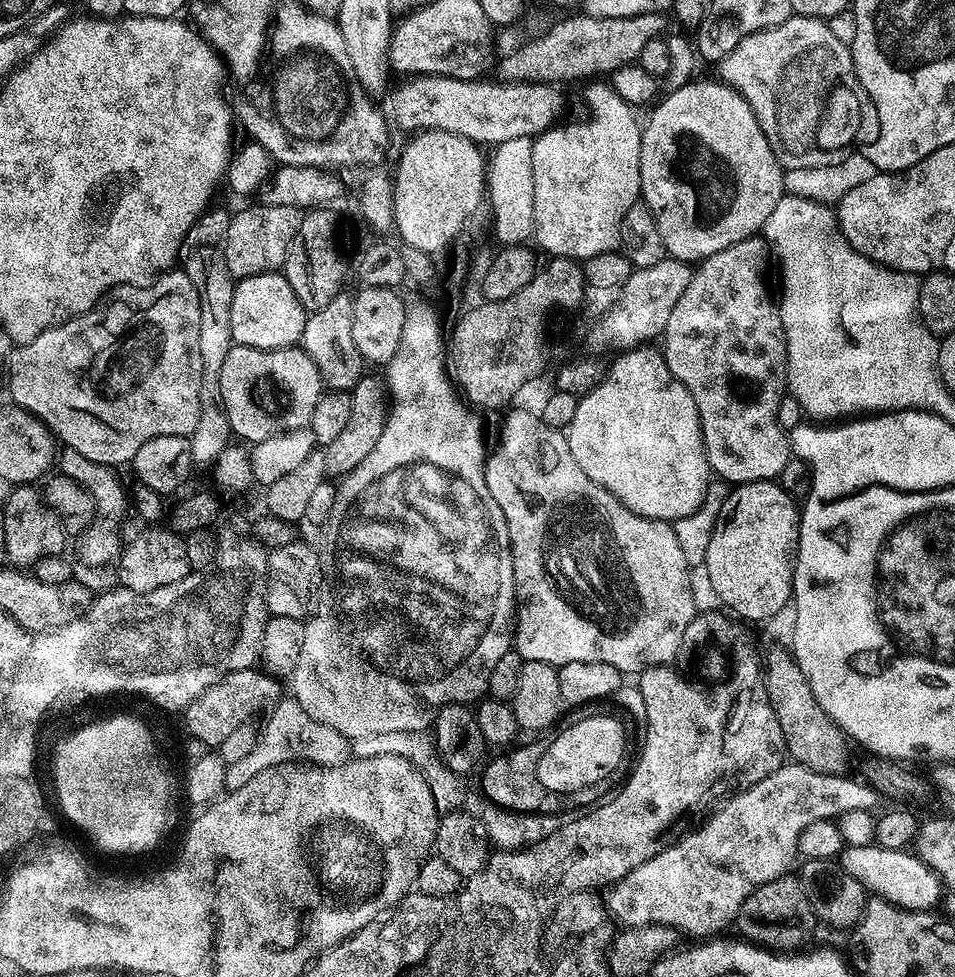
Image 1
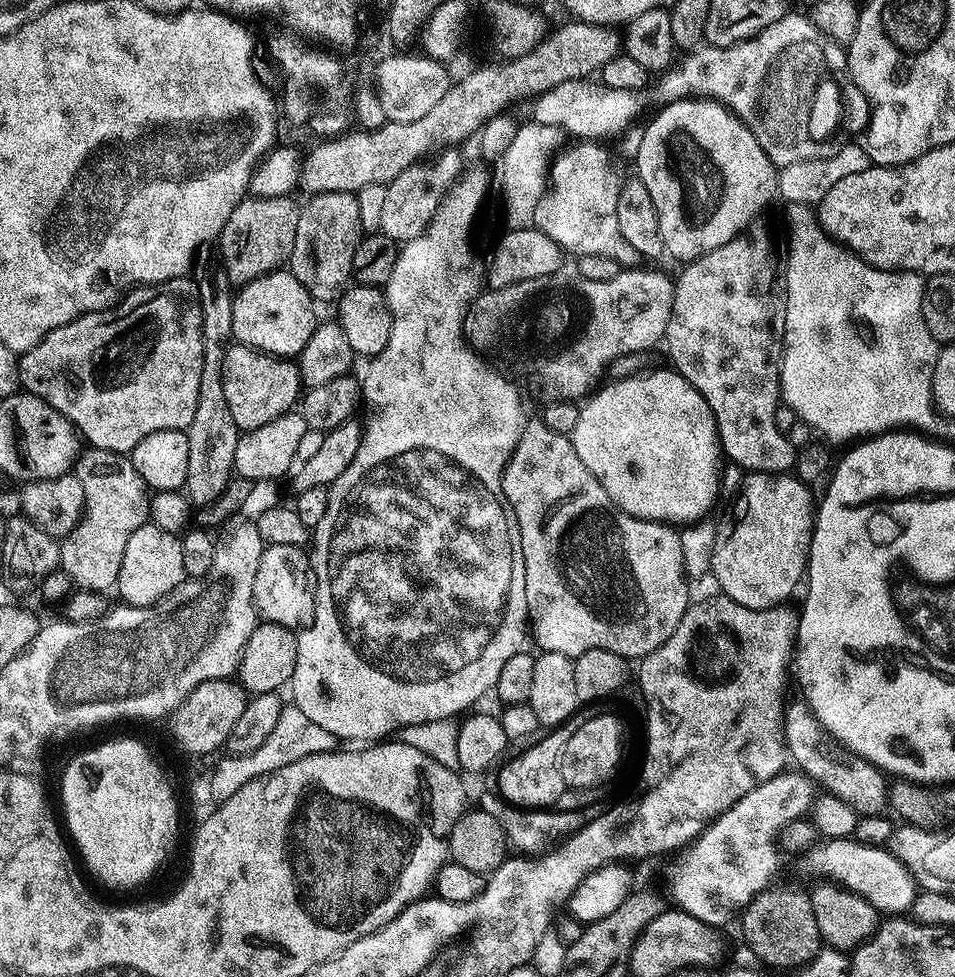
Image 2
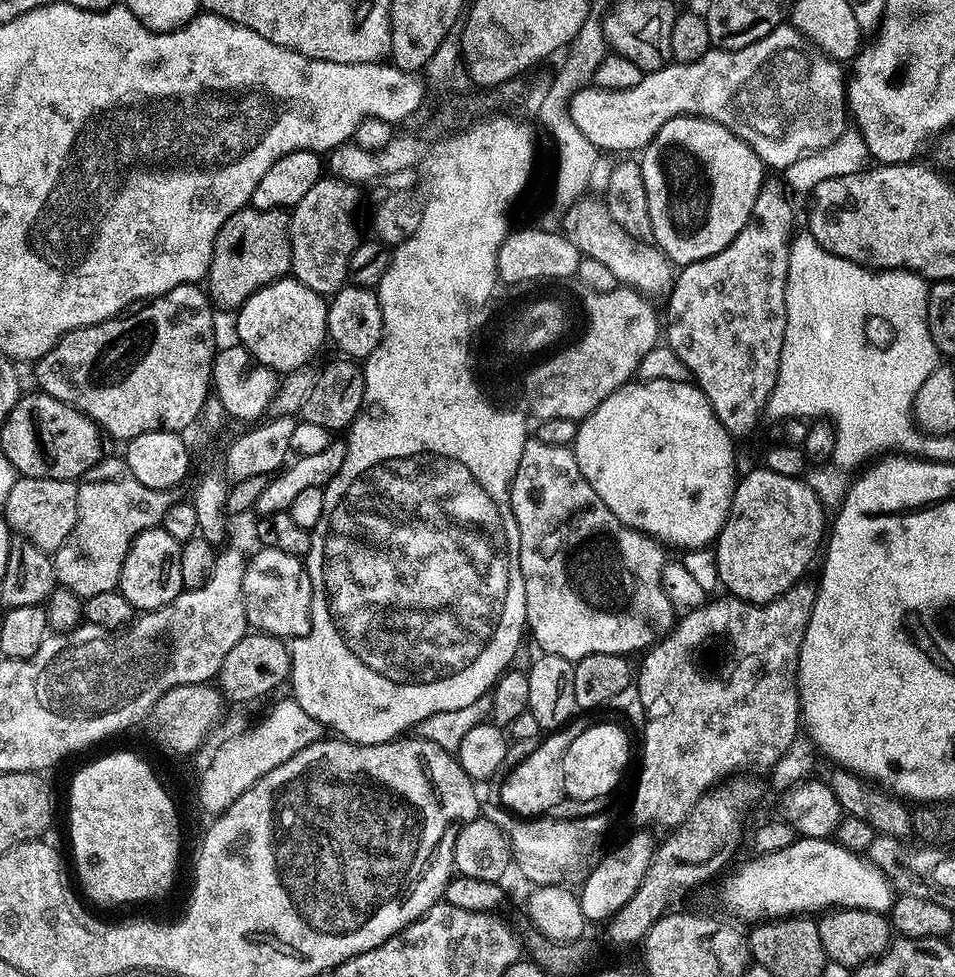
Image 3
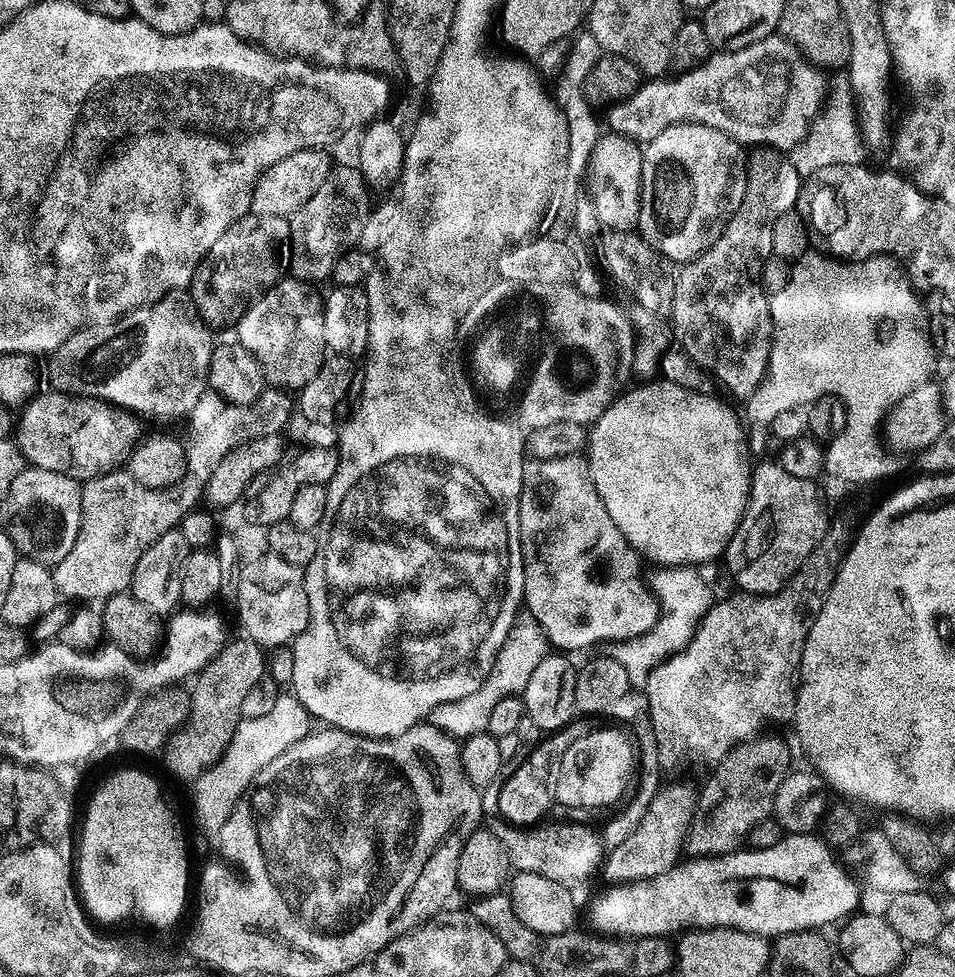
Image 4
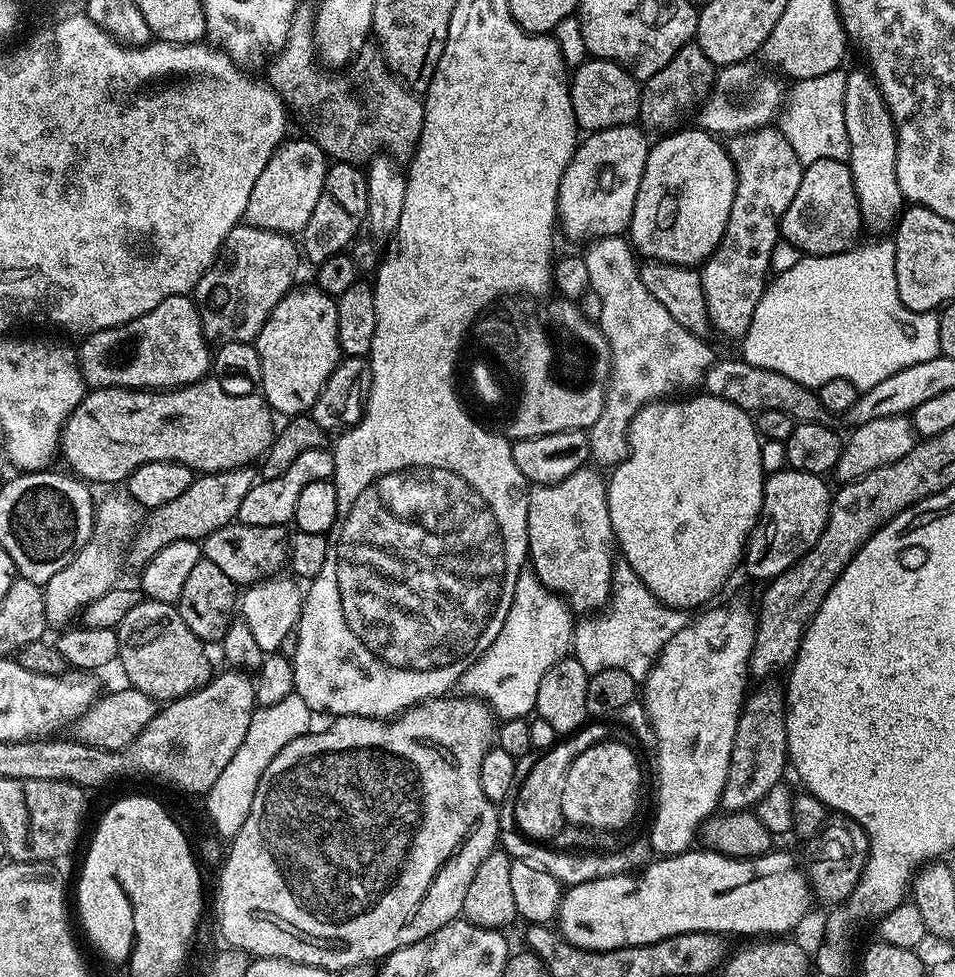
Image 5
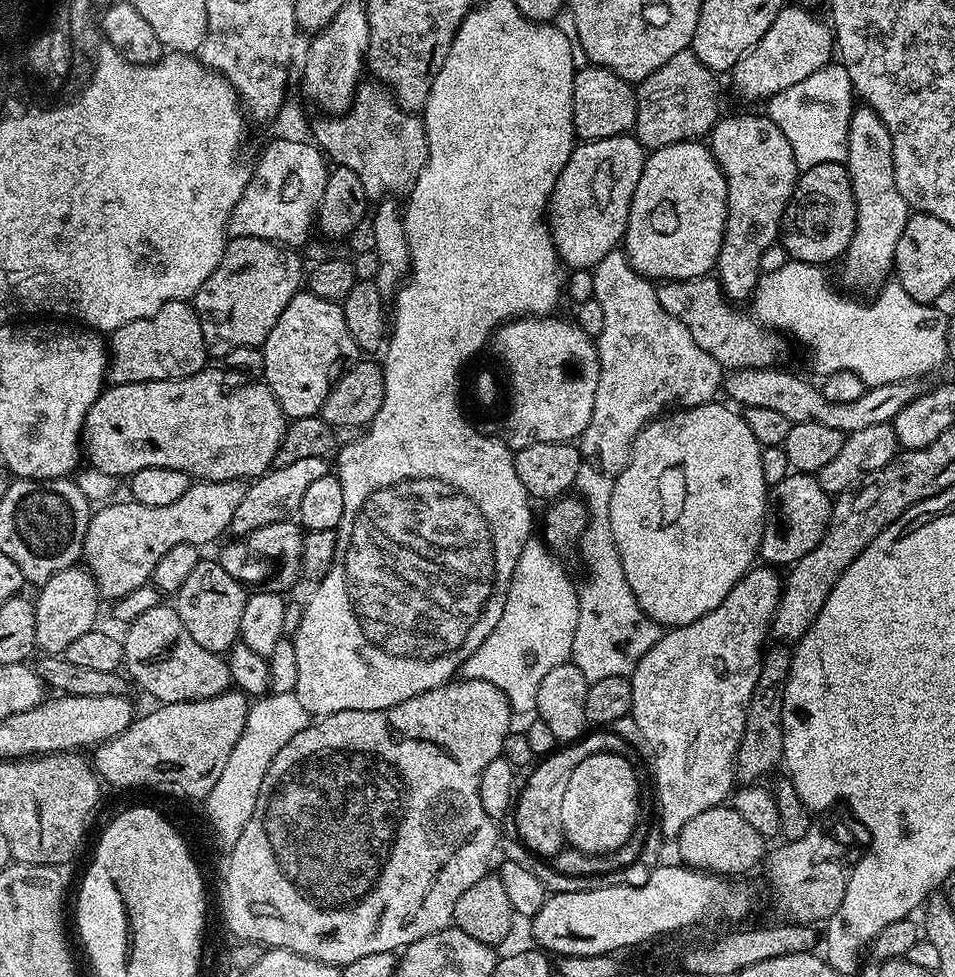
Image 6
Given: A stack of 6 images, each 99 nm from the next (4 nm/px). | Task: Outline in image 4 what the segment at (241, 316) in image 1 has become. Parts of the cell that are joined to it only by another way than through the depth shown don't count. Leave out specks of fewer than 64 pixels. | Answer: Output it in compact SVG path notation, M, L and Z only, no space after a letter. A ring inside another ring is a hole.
M281 278L276 285L245 312L235 325L235 339L246 350L255 352L256 361L264 372L265 381L281 390L306 387L326 359L326 300L306 280Z

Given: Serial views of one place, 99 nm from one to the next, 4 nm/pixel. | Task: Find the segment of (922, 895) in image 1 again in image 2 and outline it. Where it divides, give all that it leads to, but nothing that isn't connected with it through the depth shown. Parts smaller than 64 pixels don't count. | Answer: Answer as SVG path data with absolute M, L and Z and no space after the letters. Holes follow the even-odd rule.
M855 838L825 839L809 848L803 860L810 875L822 876L818 878L861 896L881 914L907 913L916 901L918 887L912 875L897 857L888 852L887 847L859 844Z

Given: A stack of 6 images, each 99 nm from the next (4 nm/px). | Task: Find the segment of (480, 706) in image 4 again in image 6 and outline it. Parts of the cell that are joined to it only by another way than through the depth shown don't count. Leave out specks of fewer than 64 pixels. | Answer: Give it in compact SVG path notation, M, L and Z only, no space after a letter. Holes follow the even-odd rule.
M530 538L522 547L521 556L512 571L512 581L508 583L506 602L502 610L502 616L498 618L498 624L484 642L473 650L469 656L463 657L458 669L459 675L465 680L485 680L498 690L508 700L513 713L531 713L536 707L536 695L538 686L542 686L542 678L554 670L554 666L562 666L569 663L574 646L574 626L578 626L578 595L577 585L572 585L572 580L560 564L555 564L553 553L543 539Z

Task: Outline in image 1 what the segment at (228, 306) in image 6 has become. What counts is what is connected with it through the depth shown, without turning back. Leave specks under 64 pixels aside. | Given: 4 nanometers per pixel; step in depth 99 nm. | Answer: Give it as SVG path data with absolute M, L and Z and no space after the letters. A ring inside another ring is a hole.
M263 202L235 213L226 230L226 266L230 266L230 274L244 280L254 274L281 271L288 261L288 247L300 228L300 218L301 213L295 208Z

